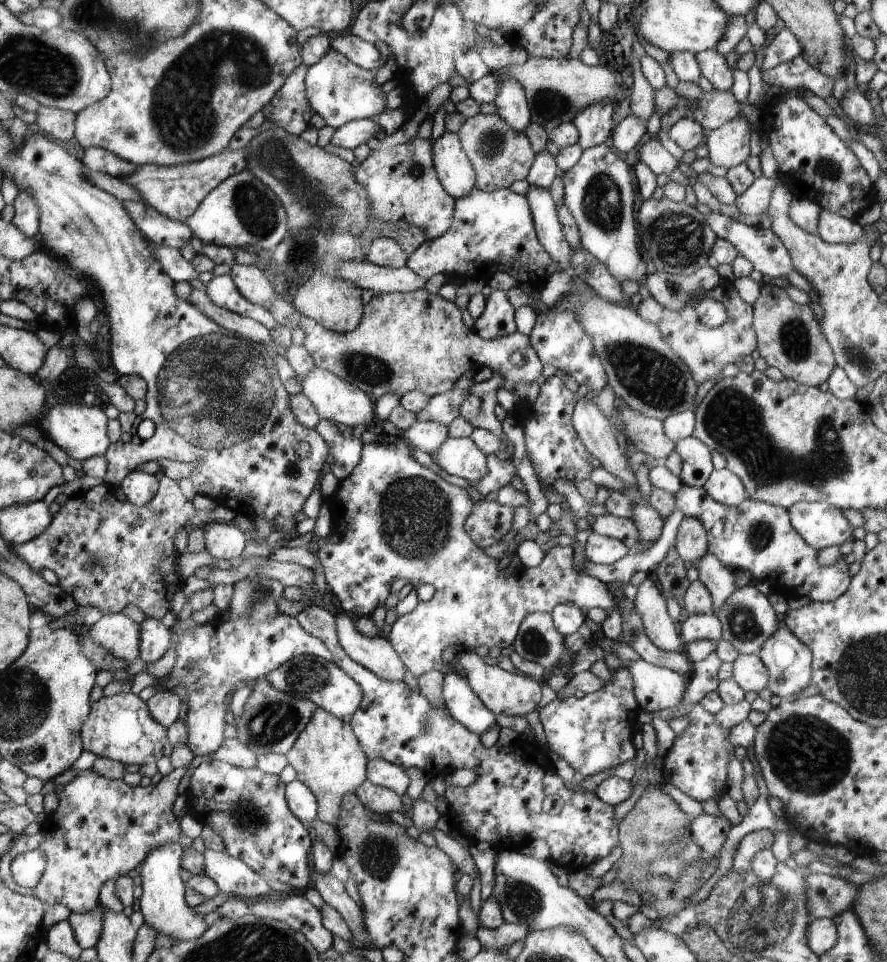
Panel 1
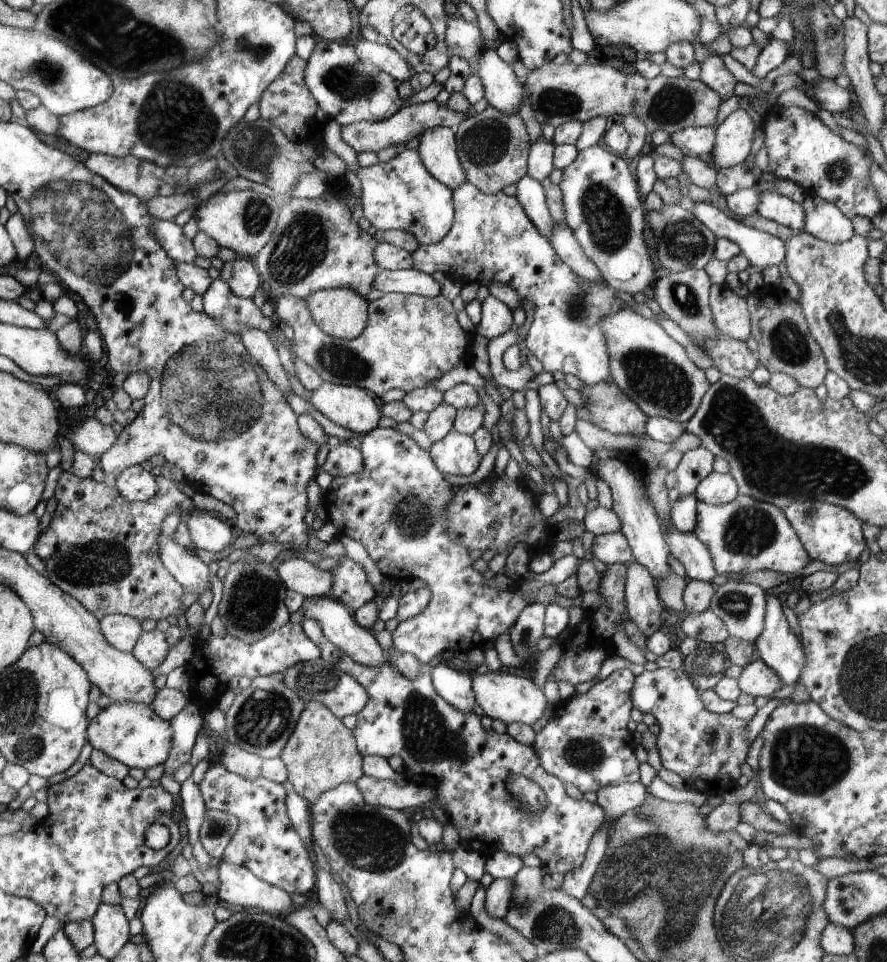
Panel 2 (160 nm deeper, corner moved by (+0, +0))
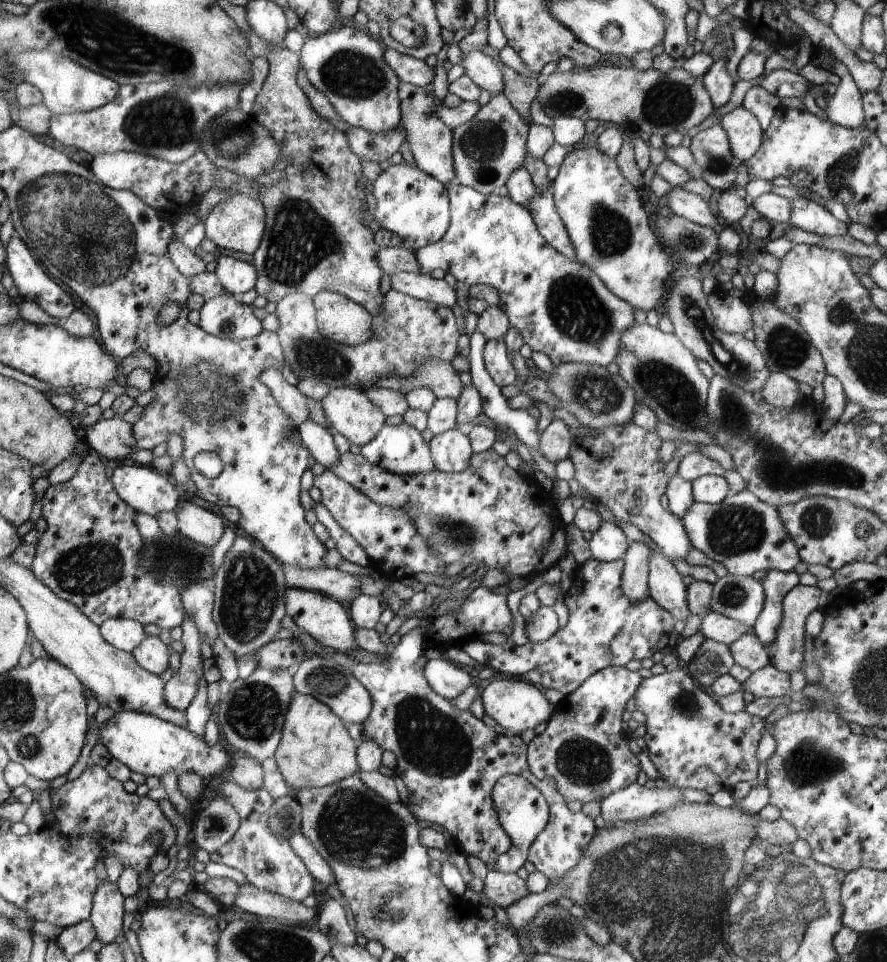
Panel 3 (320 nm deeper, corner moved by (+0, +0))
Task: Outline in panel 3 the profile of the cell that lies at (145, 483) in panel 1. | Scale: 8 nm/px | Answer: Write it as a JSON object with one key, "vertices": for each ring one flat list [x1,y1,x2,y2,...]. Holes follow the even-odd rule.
{"vertices":[[126,462,123,465,114,465,114,472,109,479,122,499,127,502,136,512,144,512,152,517,158,517,164,512,172,512,177,508,180,494,176,483,169,474,161,473,149,465]]}

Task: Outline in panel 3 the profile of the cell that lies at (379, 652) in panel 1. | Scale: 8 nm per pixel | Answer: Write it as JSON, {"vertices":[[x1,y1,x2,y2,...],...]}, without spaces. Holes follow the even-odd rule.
{"vertices":[[288,587,285,593,285,612,297,624,300,632,309,633,325,648,331,647,338,653,348,654,358,650,356,644,355,623,351,620,348,607,324,593,293,589]]}

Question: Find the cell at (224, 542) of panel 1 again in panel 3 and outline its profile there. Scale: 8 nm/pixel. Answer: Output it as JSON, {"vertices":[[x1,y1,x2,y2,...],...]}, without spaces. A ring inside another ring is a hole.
{"vertices":[[196,501,180,502,173,512,177,517,178,532,207,548,214,547,227,528,218,514,197,506]]}

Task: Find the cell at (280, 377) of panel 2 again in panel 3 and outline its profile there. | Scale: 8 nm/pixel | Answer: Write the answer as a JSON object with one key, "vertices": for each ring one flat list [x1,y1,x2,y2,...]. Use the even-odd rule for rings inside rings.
{"vertices":[[268,367,259,379,271,390,275,399,279,401,280,408,291,418,295,427,309,419,309,398,305,397,297,386,290,385,281,370]]}

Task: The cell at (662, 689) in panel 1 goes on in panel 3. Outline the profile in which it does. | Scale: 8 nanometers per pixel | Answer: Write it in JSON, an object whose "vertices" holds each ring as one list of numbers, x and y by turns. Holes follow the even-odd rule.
{"vertices":[[683,665,676,671,667,671,658,676,646,678,636,692,637,710,646,716,645,741,648,756,660,773,660,778,674,787,695,788,713,795,720,790,731,790,738,782,754,780,758,774,758,742,764,736,766,719,752,716,745,710,729,713,722,710,716,697,705,688,700,687,686,672]]}

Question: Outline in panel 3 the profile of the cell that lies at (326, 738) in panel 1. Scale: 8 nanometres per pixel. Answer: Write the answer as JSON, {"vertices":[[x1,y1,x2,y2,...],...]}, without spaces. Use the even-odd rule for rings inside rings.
{"vertices":[[295,692,283,722,280,744,274,753,280,774,292,792,316,788,357,774,356,742,348,736,342,718,316,698]]}

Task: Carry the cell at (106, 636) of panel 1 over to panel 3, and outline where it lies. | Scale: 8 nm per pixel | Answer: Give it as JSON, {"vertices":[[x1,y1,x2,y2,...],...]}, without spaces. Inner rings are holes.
{"vertices":[[119,617,109,619,100,625,99,632,107,639,108,644,128,653,132,653,132,650,148,636,146,626,138,621]]}

